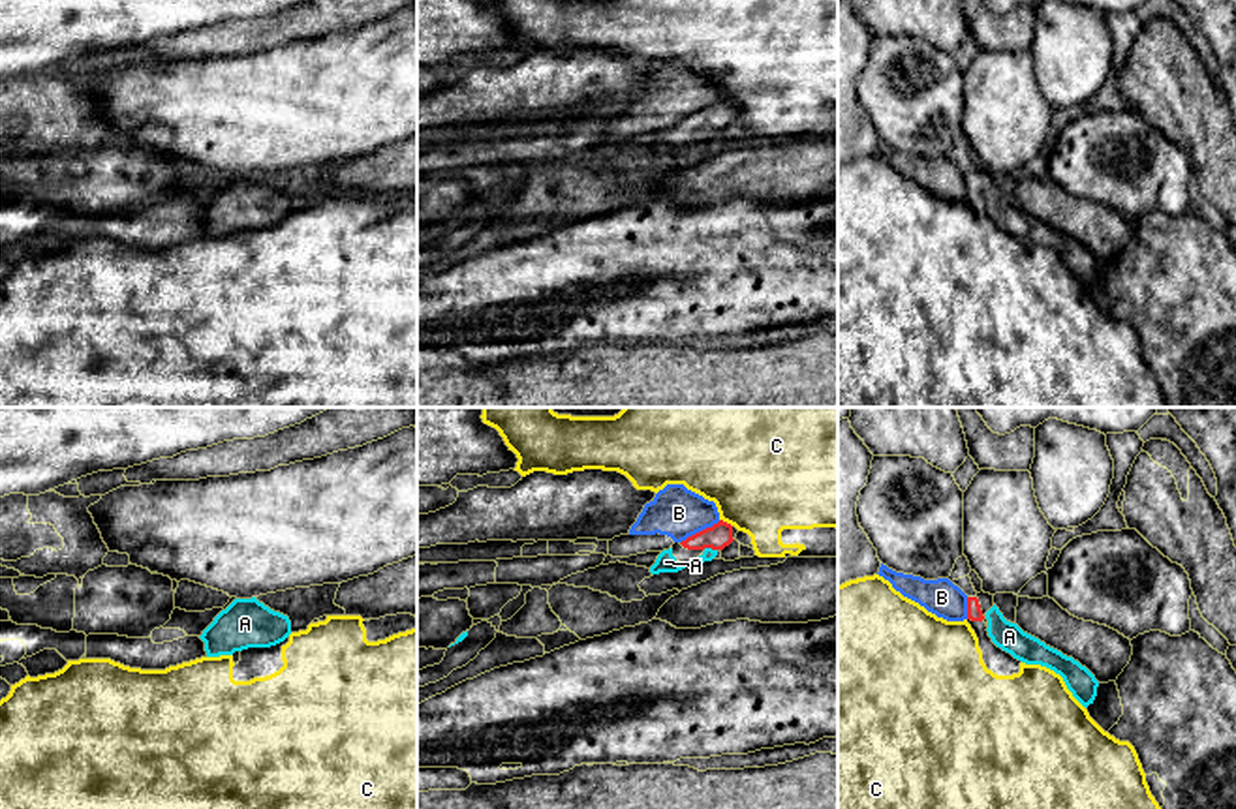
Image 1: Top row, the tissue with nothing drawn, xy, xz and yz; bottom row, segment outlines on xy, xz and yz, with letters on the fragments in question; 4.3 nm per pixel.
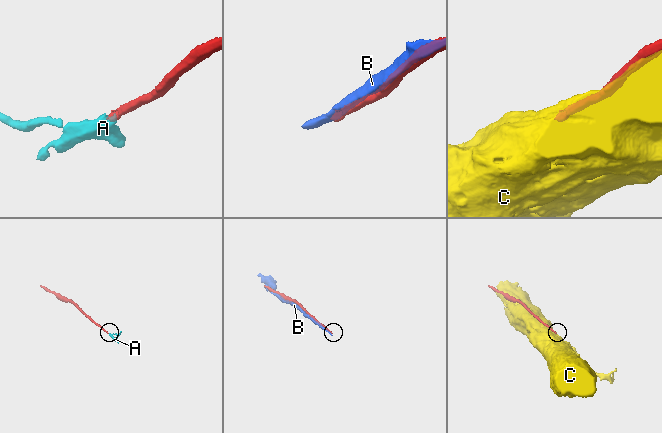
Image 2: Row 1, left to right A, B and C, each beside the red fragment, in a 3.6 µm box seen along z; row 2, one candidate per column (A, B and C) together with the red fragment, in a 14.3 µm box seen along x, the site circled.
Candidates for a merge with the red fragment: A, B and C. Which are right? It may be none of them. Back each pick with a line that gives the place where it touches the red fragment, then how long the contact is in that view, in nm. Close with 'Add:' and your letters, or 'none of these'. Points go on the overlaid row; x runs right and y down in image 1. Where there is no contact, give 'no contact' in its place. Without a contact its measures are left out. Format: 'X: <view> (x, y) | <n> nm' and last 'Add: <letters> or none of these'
A: xz (710, 547) | 60 nm
Add: A

